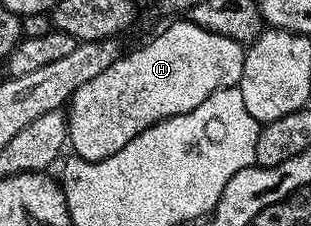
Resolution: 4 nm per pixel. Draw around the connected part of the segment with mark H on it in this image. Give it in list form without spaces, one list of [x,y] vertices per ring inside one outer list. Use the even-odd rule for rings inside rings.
[[[174,21],[166,27],[151,43],[146,43],[143,47],[138,47],[135,51],[123,54],[112,65],[108,65],[108,69],[104,73],[100,73],[100,77],[92,77],[92,81],[88,81],[84,85],[80,85],[80,89],[76,89],[70,97],[68,104],[68,120],[69,120],[69,138],[68,143],[72,148],[73,154],[80,159],[87,159],[95,163],[101,159],[112,157],[112,153],[116,153],[120,149],[124,149],[124,145],[128,145],[128,141],[132,141],[132,137],[136,137],[144,129],[148,129],[152,125],[156,125],[160,121],[164,121],[168,117],[176,117],[180,113],[188,113],[192,109],[196,109],[196,105],[200,105],[200,101],[204,101],[212,93],[216,93],[225,87],[237,87],[240,81],[240,73],[244,73],[244,57],[246,56],[243,44],[230,40],[228,37],[221,36],[217,33],[208,32],[199,25],[189,21]]]

